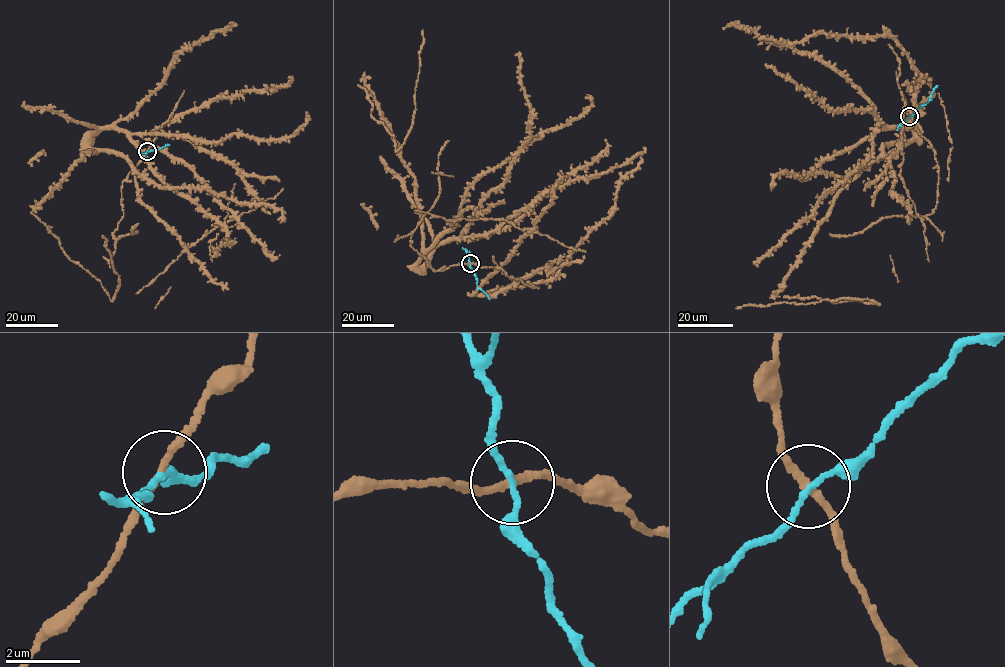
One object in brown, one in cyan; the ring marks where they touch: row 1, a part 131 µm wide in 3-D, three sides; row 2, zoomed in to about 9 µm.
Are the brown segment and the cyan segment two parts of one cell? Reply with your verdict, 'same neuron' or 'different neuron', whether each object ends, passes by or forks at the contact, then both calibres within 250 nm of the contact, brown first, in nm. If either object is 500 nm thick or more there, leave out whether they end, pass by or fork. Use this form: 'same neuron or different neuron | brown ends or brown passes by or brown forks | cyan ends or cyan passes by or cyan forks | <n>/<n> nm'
different neuron | brown passes by | cyan passes by | 180/140 nm

